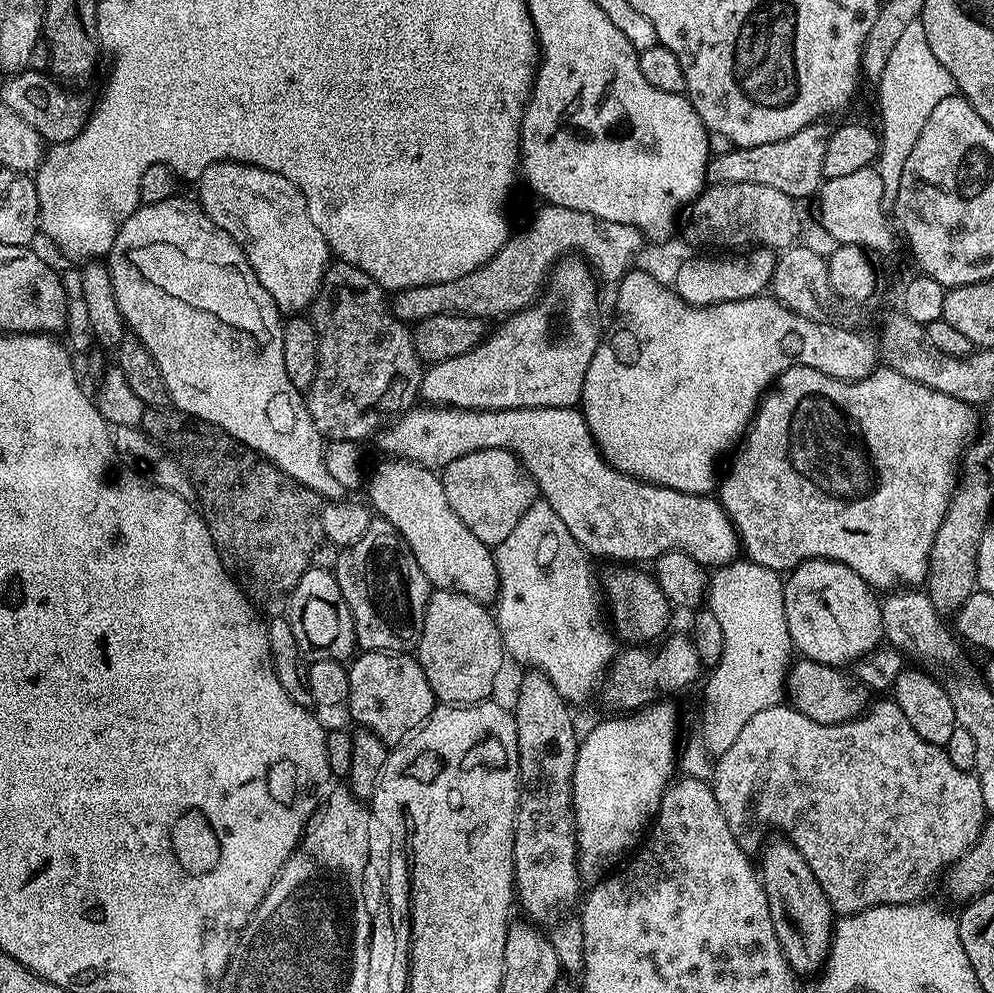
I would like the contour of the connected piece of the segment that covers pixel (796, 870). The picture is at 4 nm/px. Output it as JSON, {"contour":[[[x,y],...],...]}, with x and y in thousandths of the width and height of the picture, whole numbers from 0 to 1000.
{"contour":[[[785,844],[778,850],[770,849],[769,863],[763,866],[763,881],[769,891],[769,899],[775,912],[775,924],[779,928],[779,941],[787,953],[787,961],[794,975],[802,984],[824,980],[833,965],[837,953],[839,919],[833,901],[827,896],[819,876],[807,864],[796,846]]]}

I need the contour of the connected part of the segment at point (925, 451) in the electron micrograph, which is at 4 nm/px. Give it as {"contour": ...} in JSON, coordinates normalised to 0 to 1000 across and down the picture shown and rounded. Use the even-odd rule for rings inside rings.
{"contour":[[[800,367],[795,373],[781,380],[779,390],[766,402],[761,418],[758,419],[757,426],[743,448],[744,456],[741,457],[732,480],[729,483],[727,480],[723,484],[722,503],[740,531],[752,563],[758,564],[760,568],[789,578],[803,571],[808,564],[841,564],[844,568],[855,570],[855,574],[859,574],[859,578],[863,578],[863,582],[870,584],[879,594],[926,590],[932,584],[934,556],[938,553],[940,538],[944,538],[944,530],[948,530],[948,522],[962,492],[961,482],[950,483],[950,471],[963,466],[962,439],[977,440],[983,431],[984,415],[979,408],[942,395],[939,391],[933,391],[930,387],[911,381],[892,369],[882,370],[881,374],[871,381],[856,384],[844,383],[818,371]]]}

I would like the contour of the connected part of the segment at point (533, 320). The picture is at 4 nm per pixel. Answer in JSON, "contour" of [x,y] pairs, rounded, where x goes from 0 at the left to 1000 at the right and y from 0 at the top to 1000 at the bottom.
{"contour":[[[567,260],[554,271],[550,279],[549,289],[545,297],[538,304],[521,314],[517,314],[510,320],[504,321],[499,331],[497,329],[488,337],[487,341],[479,349],[464,359],[453,361],[442,367],[436,367],[426,376],[421,392],[422,398],[427,398],[432,408],[450,409],[452,411],[472,411],[475,415],[488,415],[489,413],[513,413],[514,411],[577,411],[584,406],[586,389],[590,381],[590,373],[594,369],[594,361],[600,354],[600,347],[606,341],[604,330],[600,327],[600,284],[601,279],[597,271],[585,261],[571,262]]]}

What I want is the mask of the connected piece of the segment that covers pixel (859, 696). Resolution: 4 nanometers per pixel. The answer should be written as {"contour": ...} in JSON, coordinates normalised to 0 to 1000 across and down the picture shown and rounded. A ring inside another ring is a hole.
{"contour":[[[808,663],[802,666],[802,669],[800,666],[796,670],[791,682],[791,701],[796,712],[811,719],[811,723],[824,729],[849,729],[853,725],[860,725],[874,712],[875,694],[860,680],[853,678],[852,681],[849,678],[852,676],[836,669],[824,669]]]}

